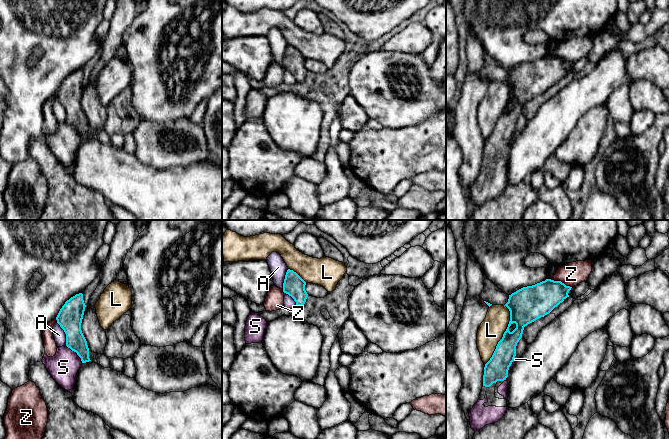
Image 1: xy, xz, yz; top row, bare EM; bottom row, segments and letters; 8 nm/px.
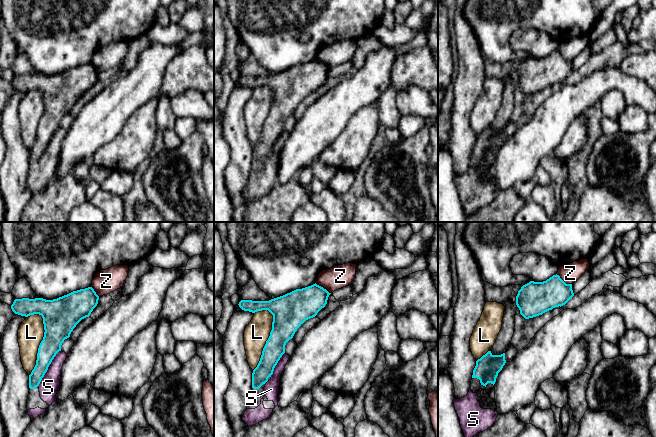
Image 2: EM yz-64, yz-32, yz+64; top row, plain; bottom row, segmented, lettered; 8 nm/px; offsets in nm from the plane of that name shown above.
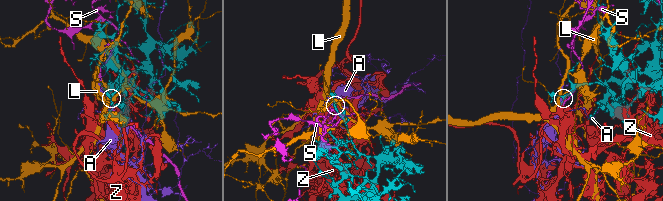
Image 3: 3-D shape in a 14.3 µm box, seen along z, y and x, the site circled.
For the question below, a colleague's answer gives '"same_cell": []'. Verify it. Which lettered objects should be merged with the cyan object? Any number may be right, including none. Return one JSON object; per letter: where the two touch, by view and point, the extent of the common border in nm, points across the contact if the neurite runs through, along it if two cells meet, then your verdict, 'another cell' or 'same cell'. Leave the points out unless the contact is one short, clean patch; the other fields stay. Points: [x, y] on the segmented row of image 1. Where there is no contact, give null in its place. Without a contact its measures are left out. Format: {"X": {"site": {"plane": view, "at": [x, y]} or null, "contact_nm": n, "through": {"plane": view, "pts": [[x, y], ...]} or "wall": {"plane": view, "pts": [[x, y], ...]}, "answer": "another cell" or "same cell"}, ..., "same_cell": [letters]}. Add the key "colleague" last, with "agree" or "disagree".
{"A": {"site": {"plane": "xy", "at": [65, 333]}, "contact_nm": 200, "answer": "another cell"}, "L": {"site": {"plane": "yz", "at": [503, 335]}, "contact_nm": 500, "answer": "another cell"}, "S": {"site": {"plane": "xy", "at": [75, 351]}, "contact_nm": 200, "through": {"plane": "xy", "pts": [[70, 321], [75, 339], [75, 351], [63, 367]]}, "answer": "same cell"}, "Z": {"site": {"plane": "yz", "at": [560, 281]}, "contact_nm": 190, "answer": "another cell"}, "same_cell": ["S"], "colleague": "disagree"}

